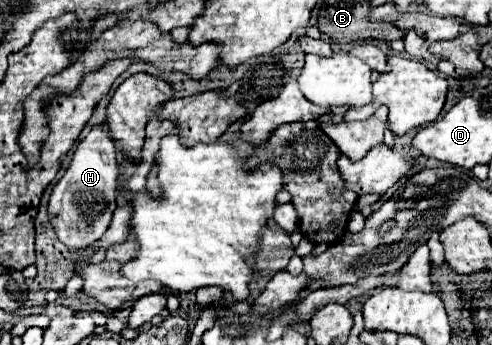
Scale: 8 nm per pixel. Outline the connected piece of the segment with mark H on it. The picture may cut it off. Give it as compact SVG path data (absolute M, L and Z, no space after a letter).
M105 124L91 128L87 138L83 138L73 154L71 166L65 176L55 184L49 200L49 220L57 236L71 250L87 248L97 242L109 228L115 210L115 184L117 184L117 148L115 140L109 136Z

